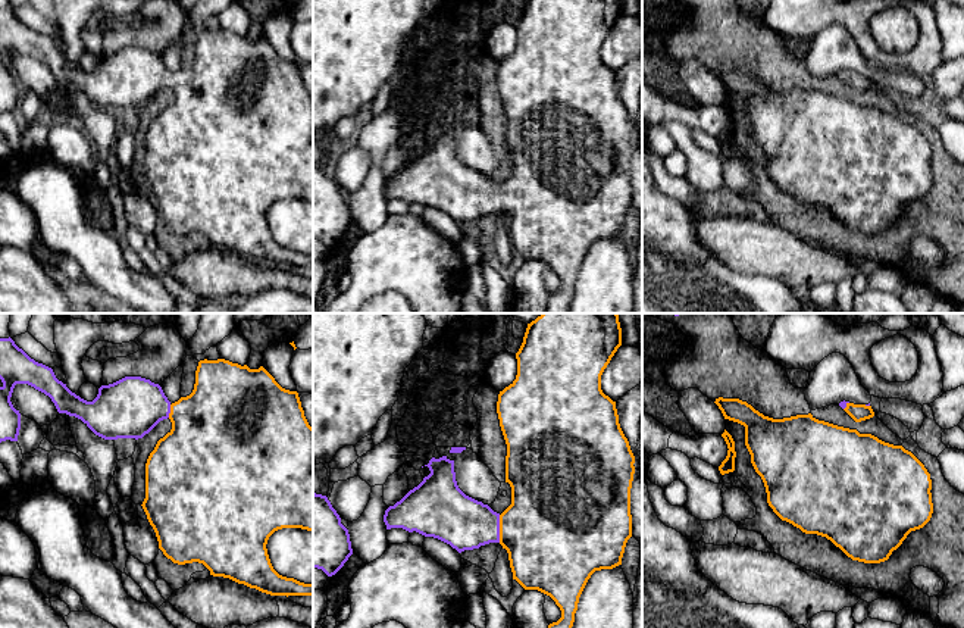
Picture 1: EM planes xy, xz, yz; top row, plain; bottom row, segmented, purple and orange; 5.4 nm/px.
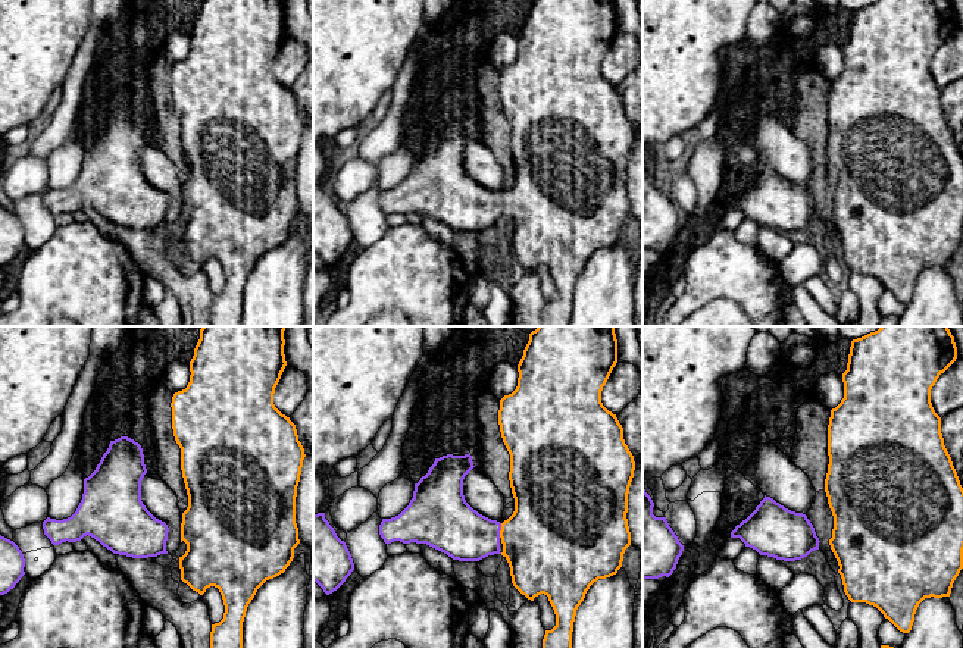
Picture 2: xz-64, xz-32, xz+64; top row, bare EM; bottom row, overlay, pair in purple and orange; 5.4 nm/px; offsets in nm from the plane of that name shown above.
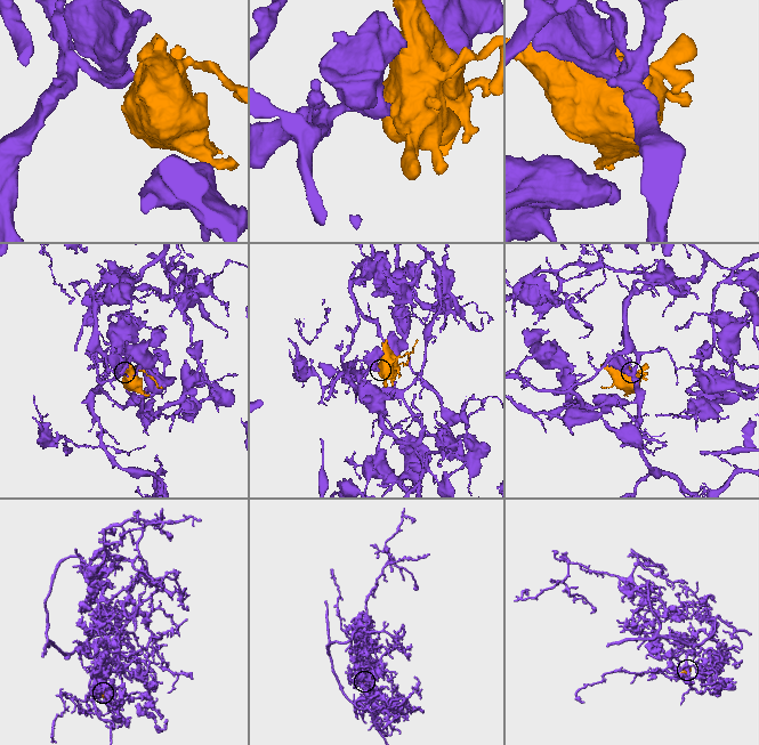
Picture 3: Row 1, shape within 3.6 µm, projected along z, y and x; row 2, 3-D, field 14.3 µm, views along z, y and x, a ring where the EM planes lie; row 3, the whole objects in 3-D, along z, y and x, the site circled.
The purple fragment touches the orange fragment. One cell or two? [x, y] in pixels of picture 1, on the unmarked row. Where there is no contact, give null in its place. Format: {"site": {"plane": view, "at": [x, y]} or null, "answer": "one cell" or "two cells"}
{"site": {"plane": "xz", "at": [498, 199]}, "answer": "one cell"}

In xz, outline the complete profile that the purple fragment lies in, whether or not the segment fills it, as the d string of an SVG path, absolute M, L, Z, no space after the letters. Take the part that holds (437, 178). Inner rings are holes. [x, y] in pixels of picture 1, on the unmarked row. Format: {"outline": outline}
{"outline": "M526 0L523 13L516 24L516 50L500 62L497 72L500 97L507 115L506 153L508 153L511 157L511 175L501 185L494 182L488 175L466 166L458 159L454 143L454 131L450 131L447 126L439 129L432 128L429 134L425 135L429 138L431 144L425 147L417 157L410 160L400 172L389 176L384 185L386 200L403 199L409 203L416 201L425 207L434 207L450 215L458 224L479 219L481 216L489 213L500 213L508 224L513 250L516 250L525 260L538 260L550 266L561 281L561 288L548 296L545 313L569 313L579 268L588 250L595 241L613 240L622 235L626 213L632 207L630 159L635 144L635 126L620 99L616 72L613 72L601 60L601 46L620 16L622 0Z"}

